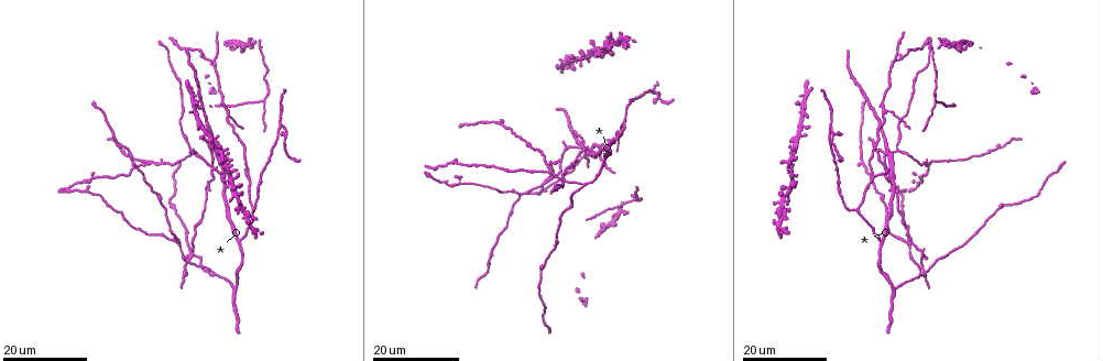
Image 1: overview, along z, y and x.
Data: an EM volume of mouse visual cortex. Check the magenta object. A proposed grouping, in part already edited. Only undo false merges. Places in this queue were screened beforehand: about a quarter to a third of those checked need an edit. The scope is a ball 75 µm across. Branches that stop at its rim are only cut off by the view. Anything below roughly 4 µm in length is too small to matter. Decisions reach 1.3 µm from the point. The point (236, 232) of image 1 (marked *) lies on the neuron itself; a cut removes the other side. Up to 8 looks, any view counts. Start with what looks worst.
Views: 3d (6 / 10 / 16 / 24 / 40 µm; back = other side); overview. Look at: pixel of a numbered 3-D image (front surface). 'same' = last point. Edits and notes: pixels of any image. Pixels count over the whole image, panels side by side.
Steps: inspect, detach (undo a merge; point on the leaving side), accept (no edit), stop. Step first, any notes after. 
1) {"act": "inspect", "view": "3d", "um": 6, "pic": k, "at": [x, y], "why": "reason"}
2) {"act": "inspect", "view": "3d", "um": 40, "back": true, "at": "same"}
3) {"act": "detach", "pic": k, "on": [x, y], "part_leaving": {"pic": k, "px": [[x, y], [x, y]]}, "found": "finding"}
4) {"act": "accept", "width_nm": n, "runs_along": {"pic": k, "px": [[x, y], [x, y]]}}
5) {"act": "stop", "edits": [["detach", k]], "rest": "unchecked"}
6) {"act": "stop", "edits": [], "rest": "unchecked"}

{"act": "inspect", "view": "3d", "um": 24, "pic": 1, "at": [213, 170]}

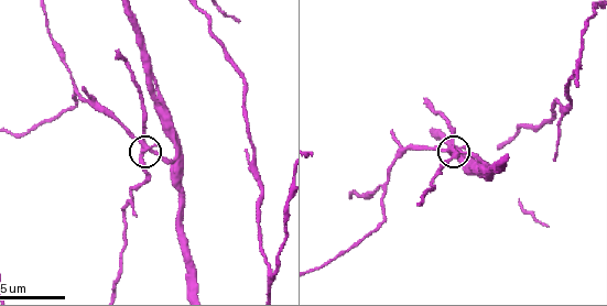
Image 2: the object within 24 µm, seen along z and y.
{"act": "inspect", "view": "3d", "um": 6, "pic": 2, "at": [143, 150]}

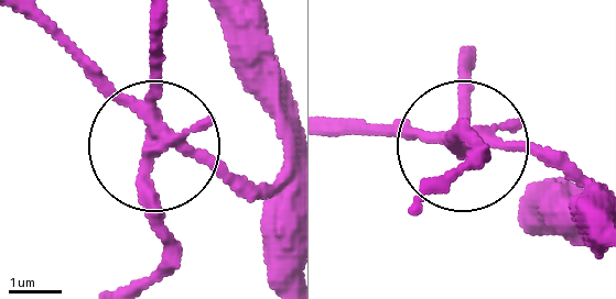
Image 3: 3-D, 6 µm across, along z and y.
{"act": "detach", "pic": 3, "on": [152, 201], "side_arm_um": 36, "part_leaving": {"pic": 3, "px": [[155, 131], [164, 257], [142, 279]]}, "found": "two neurons meet here"}

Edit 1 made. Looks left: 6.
{"act": "inspect", "view": "overview"}

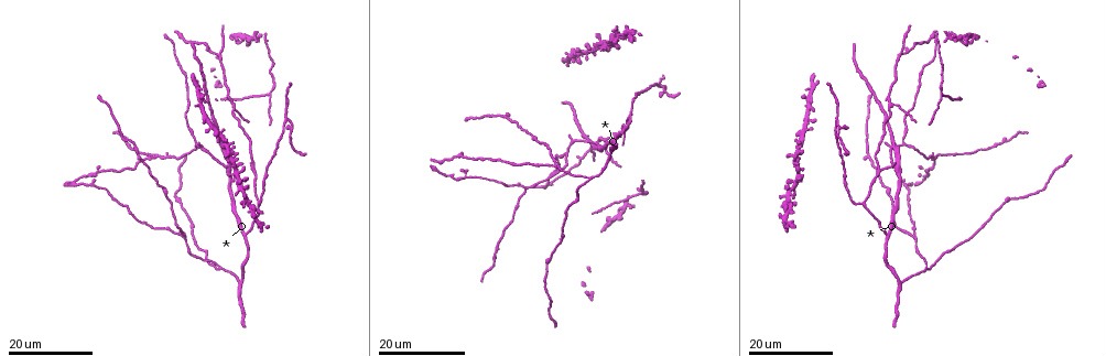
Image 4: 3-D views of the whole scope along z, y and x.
{"act": "inspect", "view": "3d", "um": 16, "pic": 4, "at": [661, 84], "why": "branch point"}

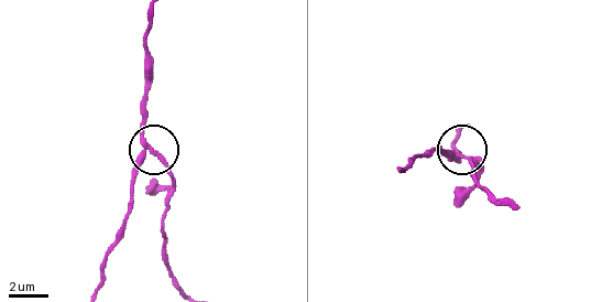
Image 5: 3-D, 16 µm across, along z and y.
{"act": "inspect", "view": "3d", "um": 10, "pic": 5, "at": [154, 151], "why": "closer look"}

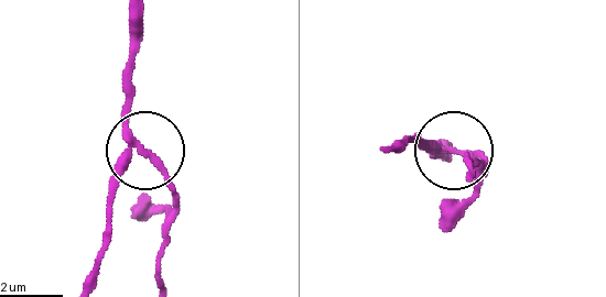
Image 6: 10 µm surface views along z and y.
{"act": "inspect", "view": "3d", "um": 10, "back": true, "pic": 6, "at": [454, 151]}

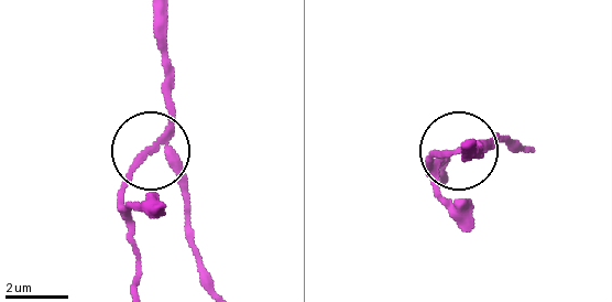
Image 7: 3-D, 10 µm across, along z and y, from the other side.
{"act": "detach", "pic": 7, "on": [130, 166], "found": "two neurons meet here"}

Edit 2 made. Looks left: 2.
{"act": "inspect", "view": "3d", "um": 16, "pic": 4, "at": [268, 93], "why": "three arms meet"}

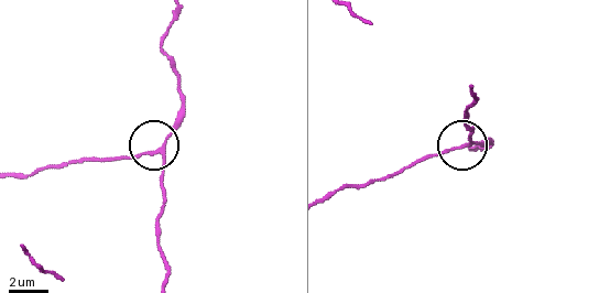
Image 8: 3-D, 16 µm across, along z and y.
{"act": "inspect", "view": "3d", "um": 6, "pic": 8, "at": [159, 150]}

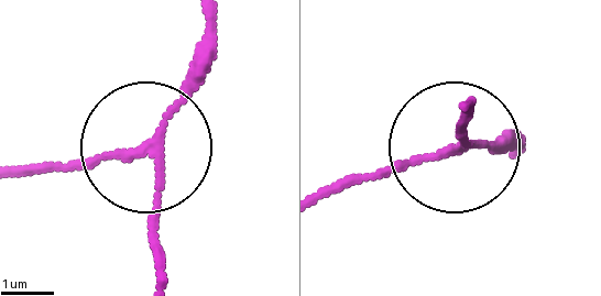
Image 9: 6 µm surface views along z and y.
{"act": "detach", "pic": 9, "on": [65, 168], "side_arm_um": 14, "part_leaving": {"pic": 9, "px": [[135, 145], [22, 172]]}, "found": "a second neuron is stuck on"}

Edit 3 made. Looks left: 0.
{"act": "stop", "edits": [["detach", 3], ["detach", 7], ["detach", 9]], "rest": "unchecked"}

